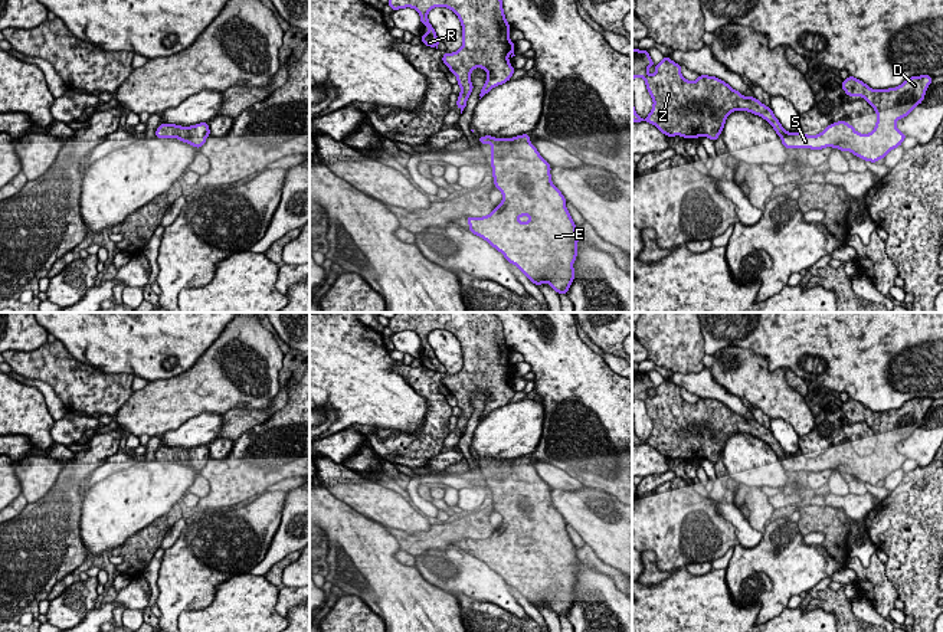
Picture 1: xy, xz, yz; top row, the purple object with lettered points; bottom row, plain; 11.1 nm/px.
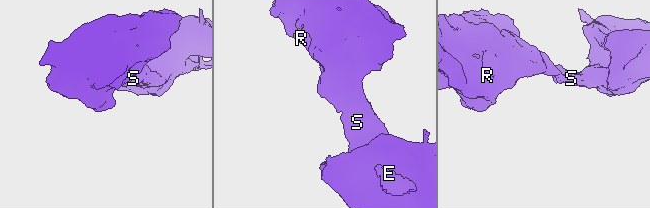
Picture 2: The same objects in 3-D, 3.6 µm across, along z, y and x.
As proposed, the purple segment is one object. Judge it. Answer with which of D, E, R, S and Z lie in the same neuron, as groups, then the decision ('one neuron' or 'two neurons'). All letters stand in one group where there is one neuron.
groups D E R S Z; one neuron

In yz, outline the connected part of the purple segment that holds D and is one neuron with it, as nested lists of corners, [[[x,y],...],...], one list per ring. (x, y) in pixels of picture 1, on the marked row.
[[[632,49],[632,81],[636,76],[645,81],[654,105],[648,117],[641,118],[635,111],[632,92],[632,121],[646,121],[668,137],[681,135],[688,140],[704,135],[716,141],[731,112],[747,111],[766,119],[788,150],[832,147],[871,163],[901,145],[907,135],[895,122],[923,102],[933,81],[930,75],[920,75],[907,78],[895,88],[872,89],[849,75],[841,86],[848,96],[862,96],[874,108],[874,130],[859,134],[844,119],[828,125],[816,135],[806,135],[800,131],[788,132],[770,107],[754,96],[741,95],[720,78],[700,75],[695,81],[685,79],[681,65],[668,56],[655,66],[648,50]]]

